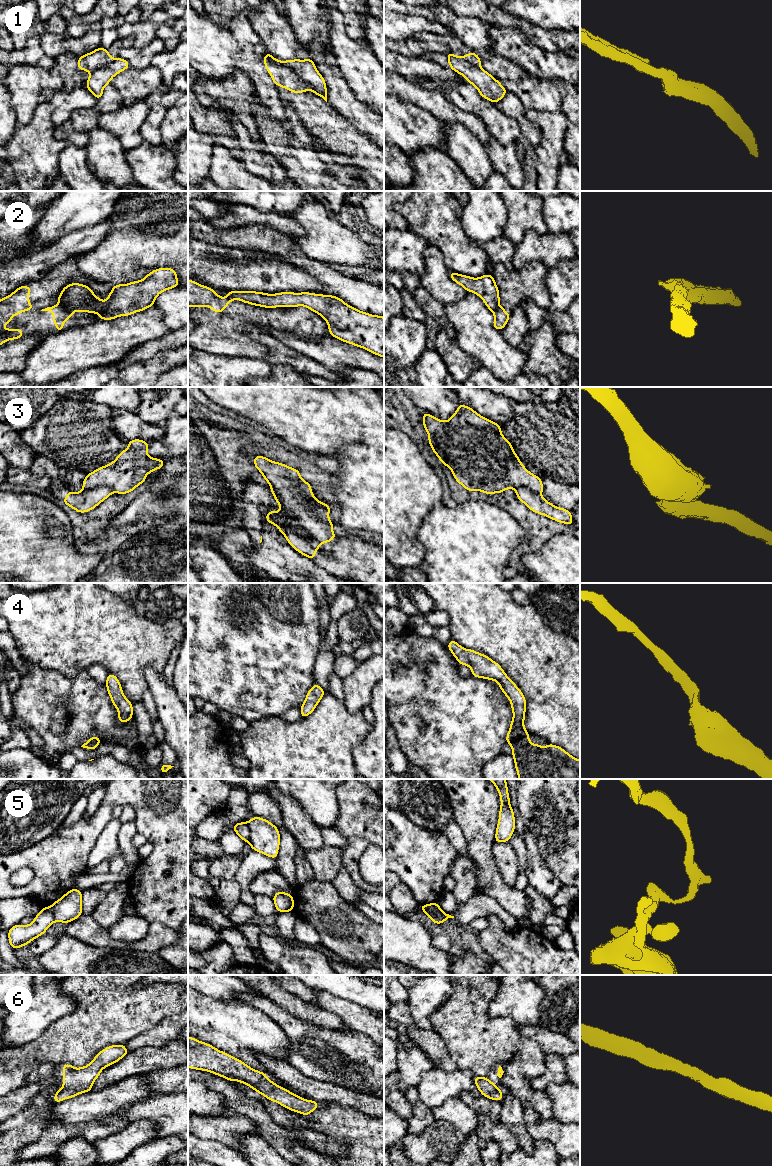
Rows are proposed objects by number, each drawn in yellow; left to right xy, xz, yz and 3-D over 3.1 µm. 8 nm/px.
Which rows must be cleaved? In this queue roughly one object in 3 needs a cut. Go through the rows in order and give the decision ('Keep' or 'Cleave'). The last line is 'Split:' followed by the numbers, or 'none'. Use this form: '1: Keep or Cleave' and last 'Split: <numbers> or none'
1: Cleave
2: Cleave
3: Cleave
4: Keep
5: Cleave
6: Keep
Split: 1, 2, 3, 5

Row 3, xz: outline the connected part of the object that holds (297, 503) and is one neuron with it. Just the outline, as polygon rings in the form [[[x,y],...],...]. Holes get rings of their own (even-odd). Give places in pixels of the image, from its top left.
[[[258,455],[253,458],[255,468],[270,485],[280,510],[269,511],[277,522],[277,528],[287,542],[299,553],[313,560],[316,548],[312,542],[329,543],[337,535],[332,531],[334,522],[329,520],[330,504],[324,504],[313,495],[311,484],[300,477],[300,471],[280,462],[271,461]],[[288,522],[294,522],[302,528],[307,537],[297,535],[287,528]]]

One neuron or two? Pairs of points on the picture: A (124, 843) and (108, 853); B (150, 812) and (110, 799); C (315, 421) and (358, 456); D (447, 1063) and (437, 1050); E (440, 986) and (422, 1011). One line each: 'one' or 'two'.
A: two
B: one
C: two
D: one
E: one

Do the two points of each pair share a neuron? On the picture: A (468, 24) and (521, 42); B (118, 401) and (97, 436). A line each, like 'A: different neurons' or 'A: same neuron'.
A: different neurons
B: different neurons

